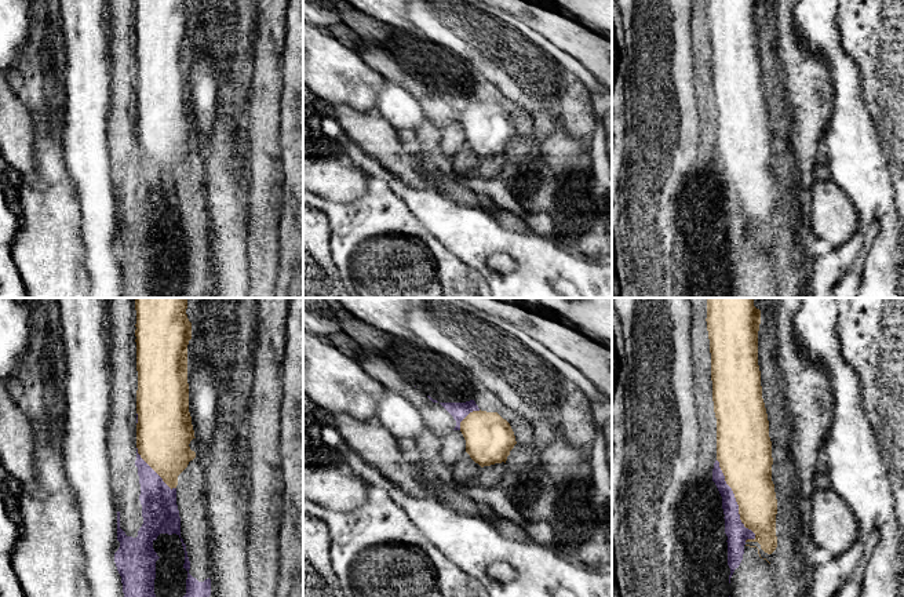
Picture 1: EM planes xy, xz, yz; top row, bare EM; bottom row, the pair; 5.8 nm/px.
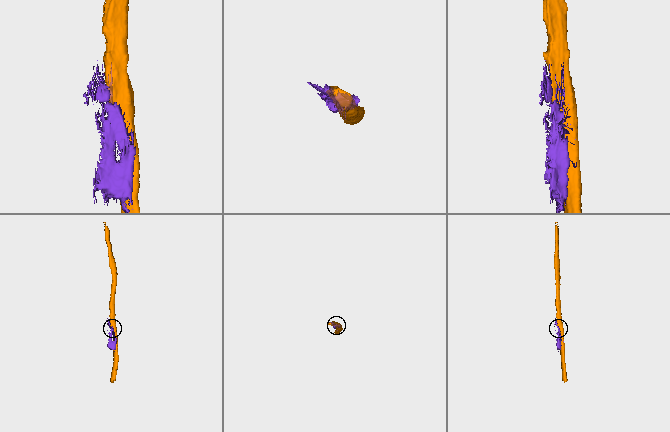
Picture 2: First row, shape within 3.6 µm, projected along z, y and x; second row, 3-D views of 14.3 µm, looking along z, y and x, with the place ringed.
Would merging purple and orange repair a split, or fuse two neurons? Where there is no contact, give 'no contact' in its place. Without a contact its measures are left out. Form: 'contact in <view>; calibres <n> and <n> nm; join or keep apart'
contact in yz; calibres 120 and 300 nm; keep apart

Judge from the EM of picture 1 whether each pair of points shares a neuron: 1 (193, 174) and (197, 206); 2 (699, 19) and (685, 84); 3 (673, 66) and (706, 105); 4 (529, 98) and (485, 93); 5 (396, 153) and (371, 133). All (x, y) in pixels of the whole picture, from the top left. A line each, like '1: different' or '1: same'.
1: same
2: different
3: different
4: different
5: same

